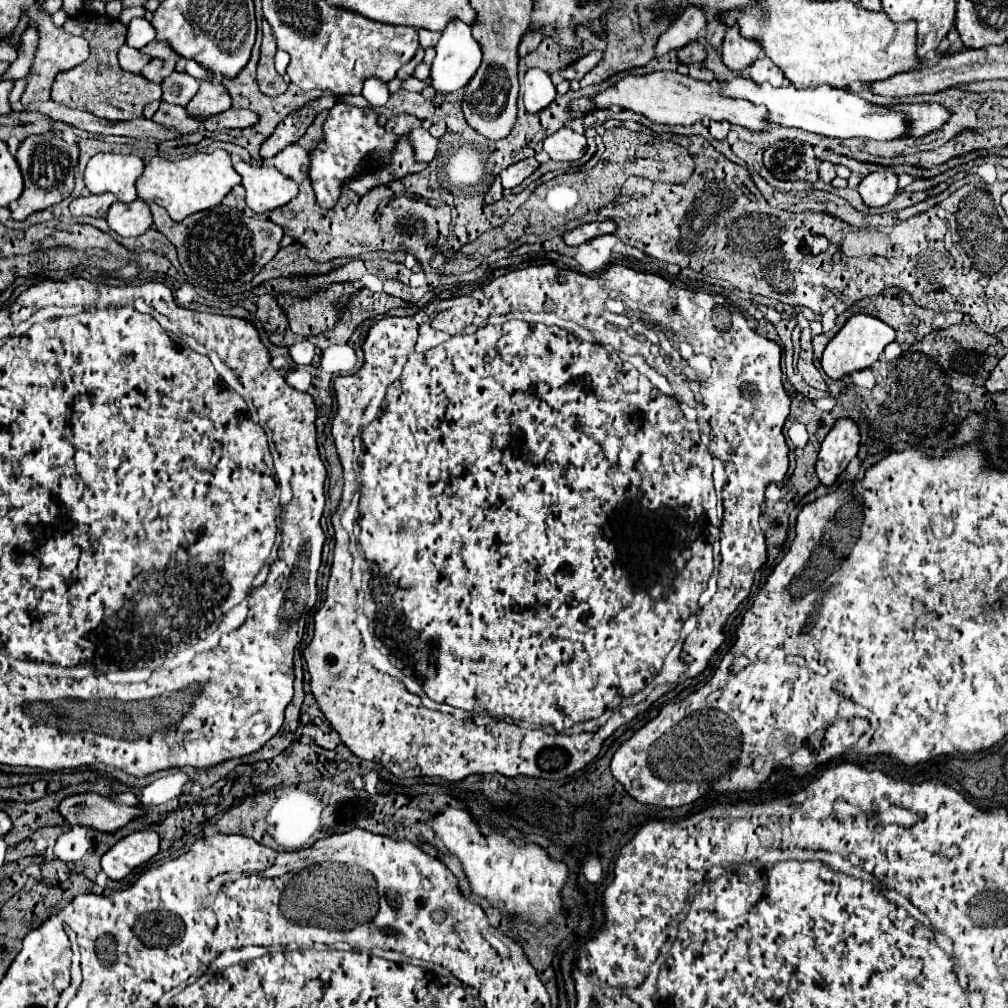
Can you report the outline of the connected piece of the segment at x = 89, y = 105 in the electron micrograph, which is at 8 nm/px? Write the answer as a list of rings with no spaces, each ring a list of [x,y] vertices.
[[[68,18],[68,22],[64,24],[64,30],[88,40],[90,60],[72,68],[70,72],[58,74],[52,86],[54,102],[64,104],[68,108],[90,112],[110,122],[128,122],[134,118],[142,118],[144,106],[150,104],[152,100],[160,100],[162,90],[158,84],[146,84],[146,80],[142,80],[140,76],[120,70],[118,58],[116,58],[118,48],[124,44],[124,30],[120,20],[110,20],[106,24],[98,24],[98,22],[80,24],[74,18]]]

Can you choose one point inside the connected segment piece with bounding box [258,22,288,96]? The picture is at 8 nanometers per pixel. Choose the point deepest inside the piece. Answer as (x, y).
(271, 83)

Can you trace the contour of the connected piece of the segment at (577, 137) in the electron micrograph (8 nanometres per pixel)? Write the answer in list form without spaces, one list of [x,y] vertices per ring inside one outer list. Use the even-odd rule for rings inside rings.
[[[564,126],[544,140],[544,152],[554,162],[574,162],[580,160],[586,152],[586,138],[584,134],[578,134],[572,128]]]

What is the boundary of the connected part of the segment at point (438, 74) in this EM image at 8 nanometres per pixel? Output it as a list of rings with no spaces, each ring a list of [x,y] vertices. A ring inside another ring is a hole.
[[[452,20],[448,24],[438,44],[434,46],[434,50],[436,50],[436,56],[430,66],[430,82],[432,82],[432,88],[442,94],[464,88],[470,82],[470,78],[476,74],[482,62],[482,52],[480,52],[478,42],[472,38],[472,28],[468,24],[462,24],[462,20]]]

